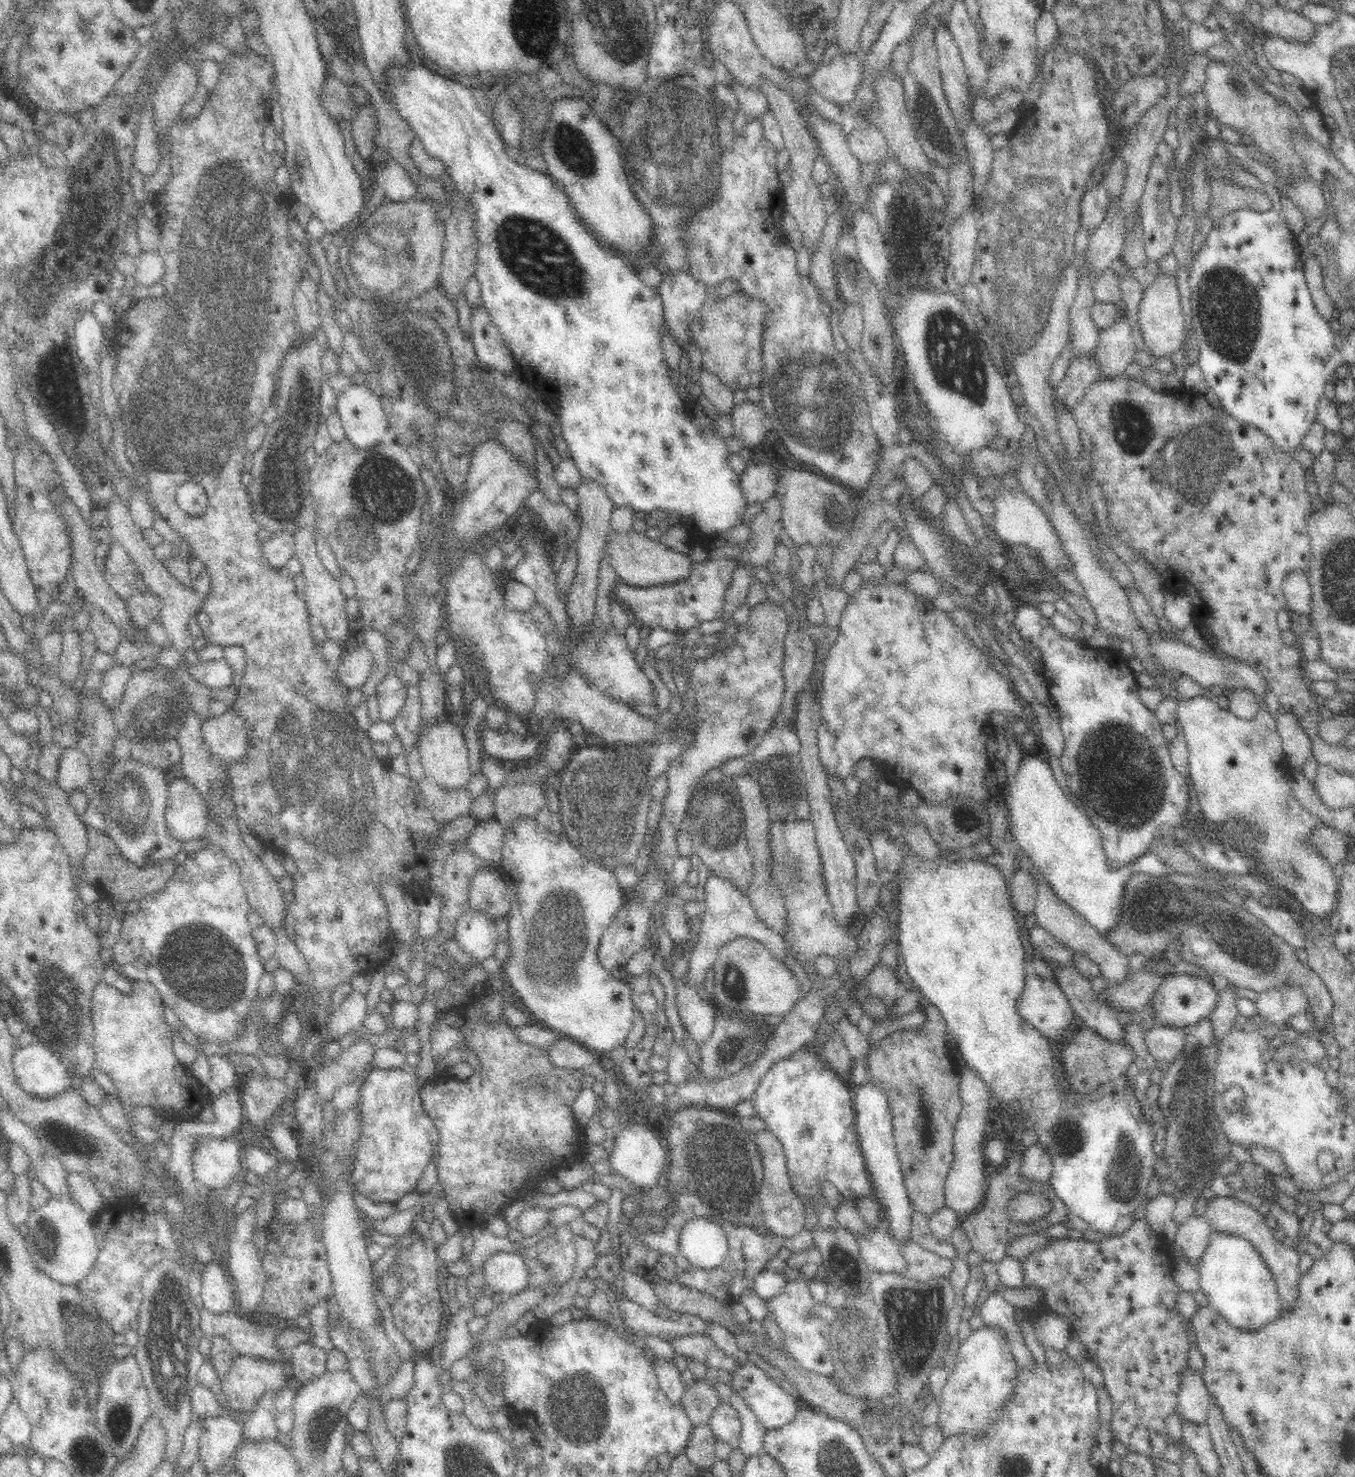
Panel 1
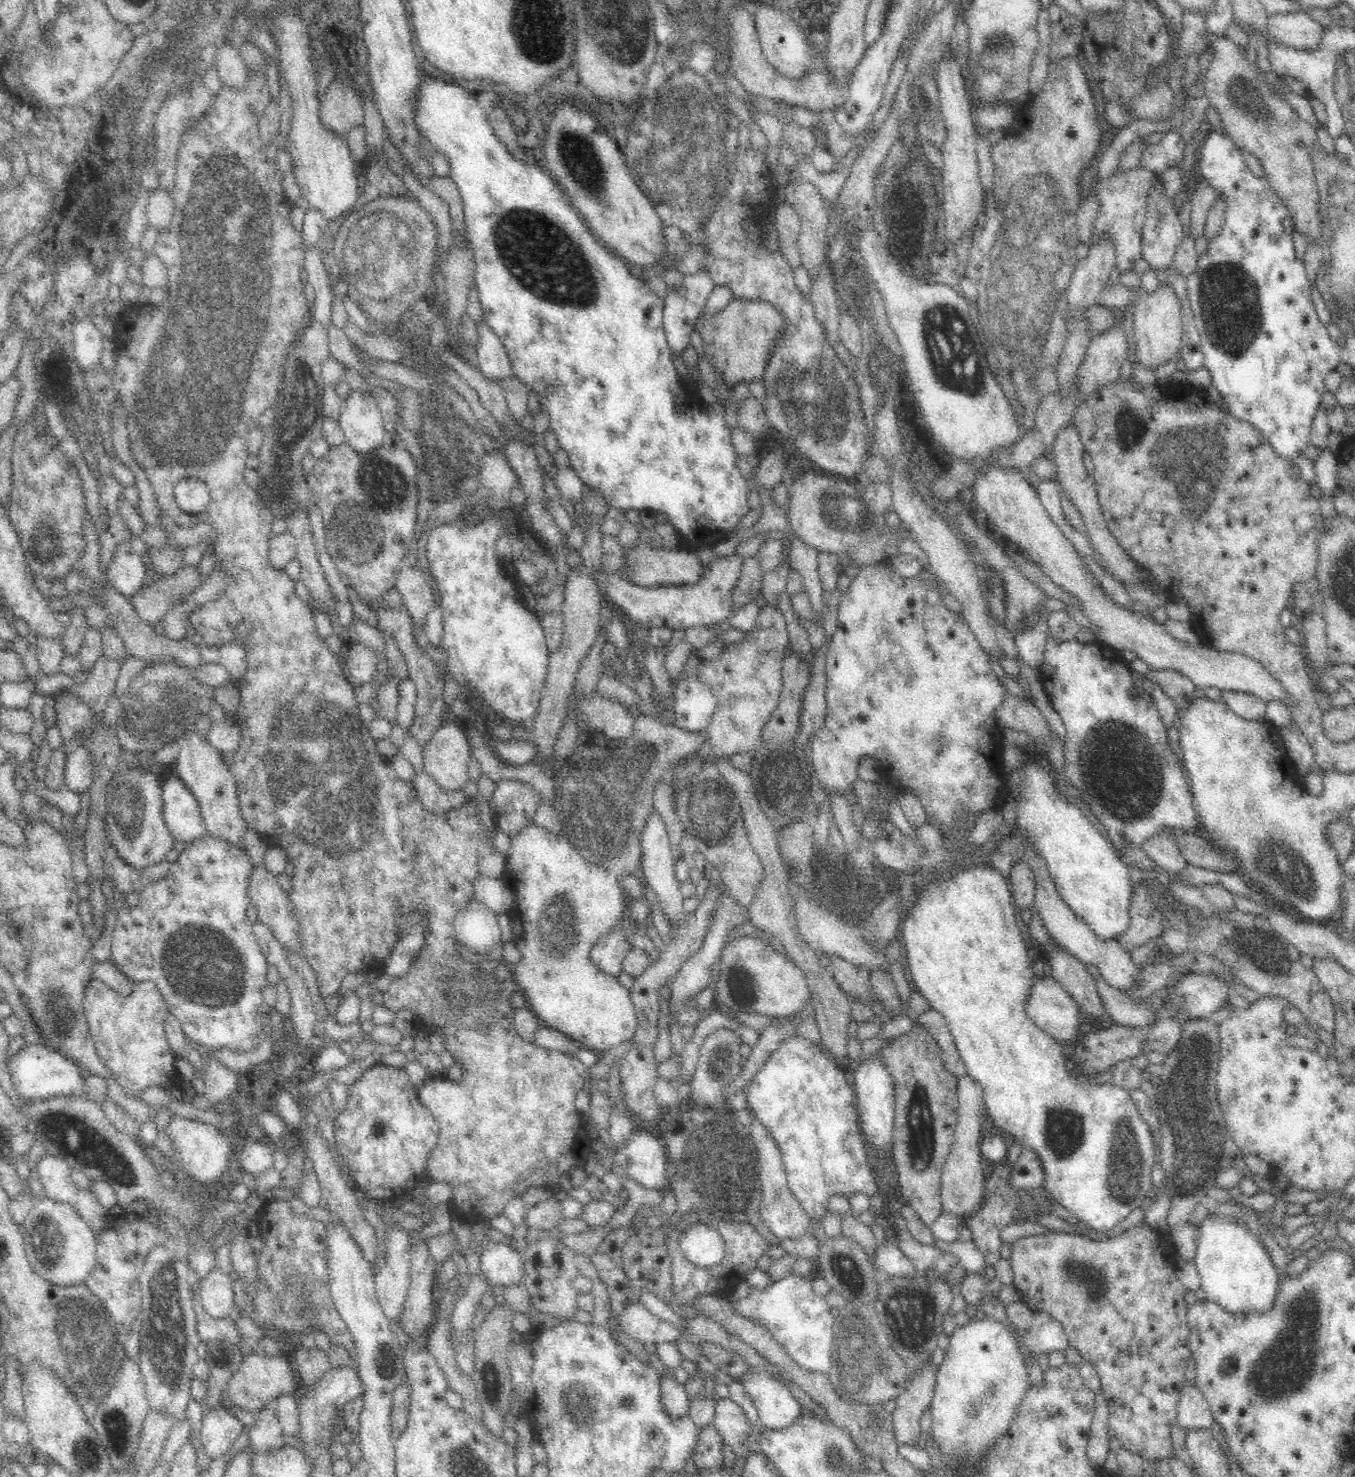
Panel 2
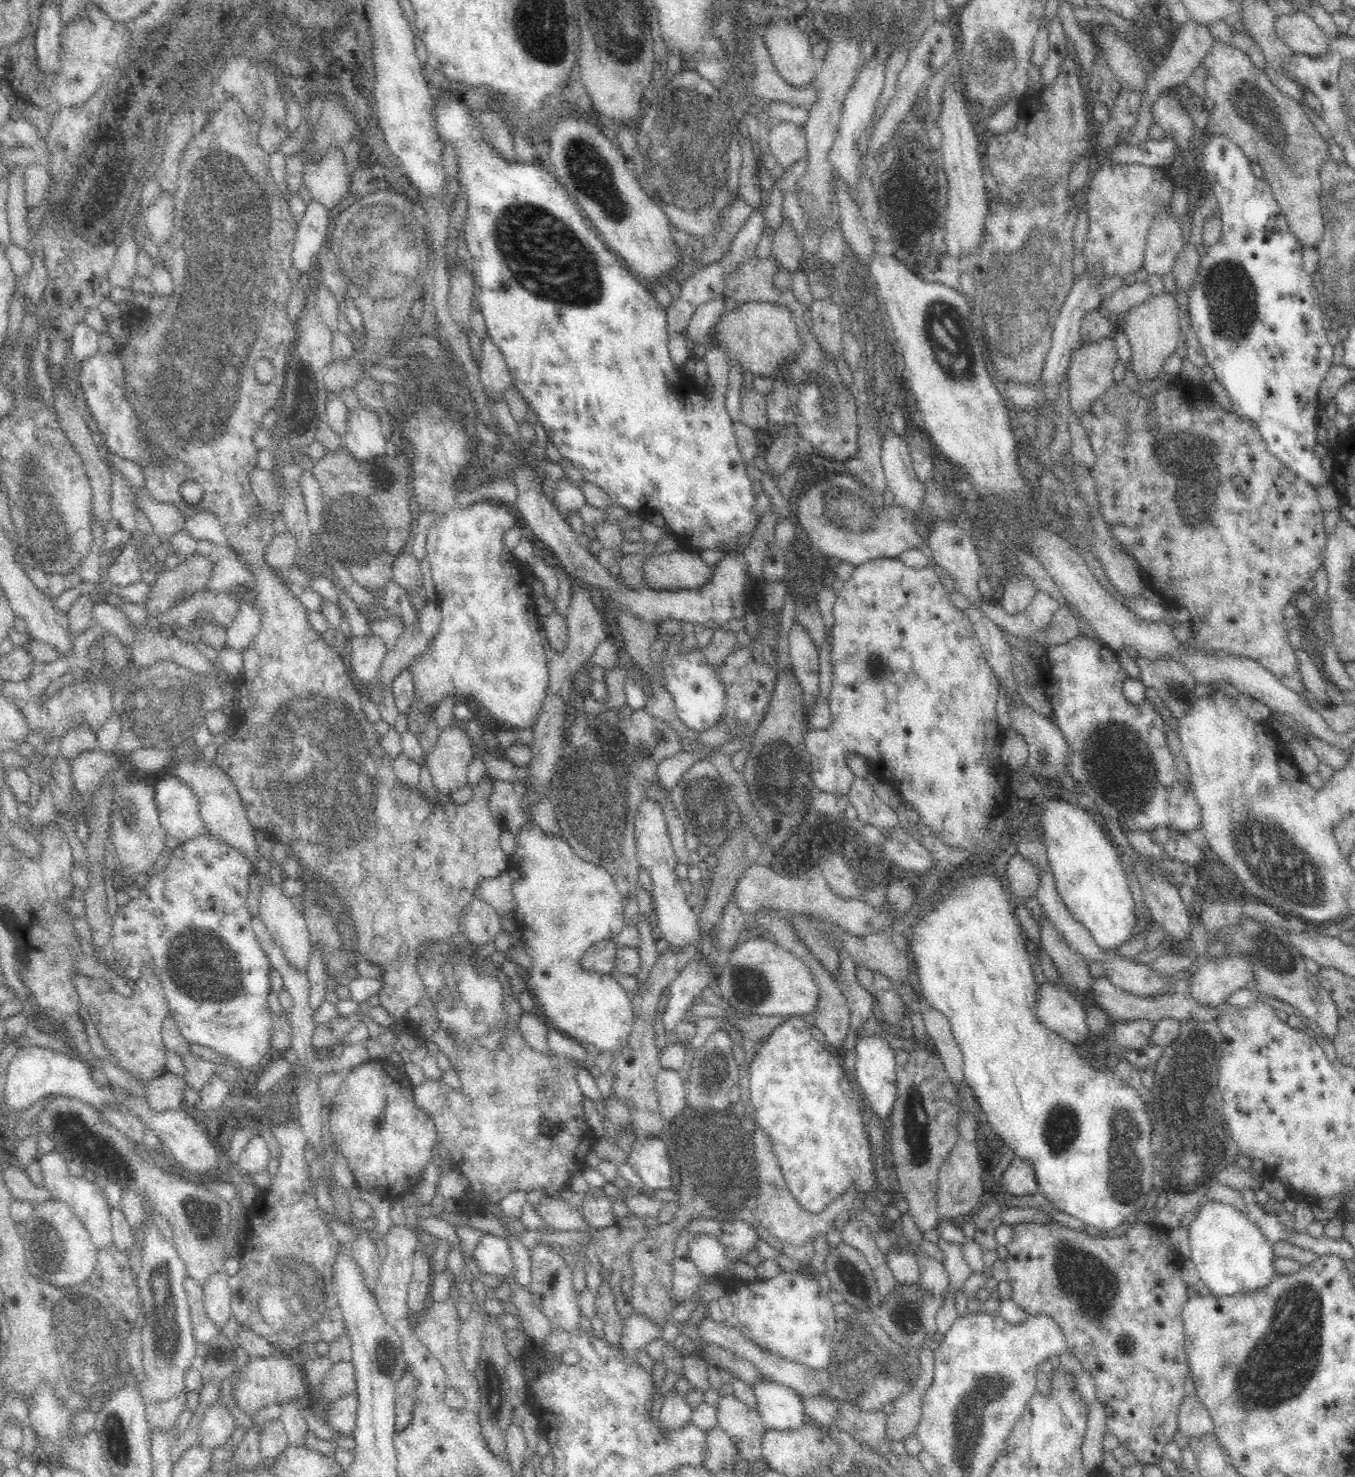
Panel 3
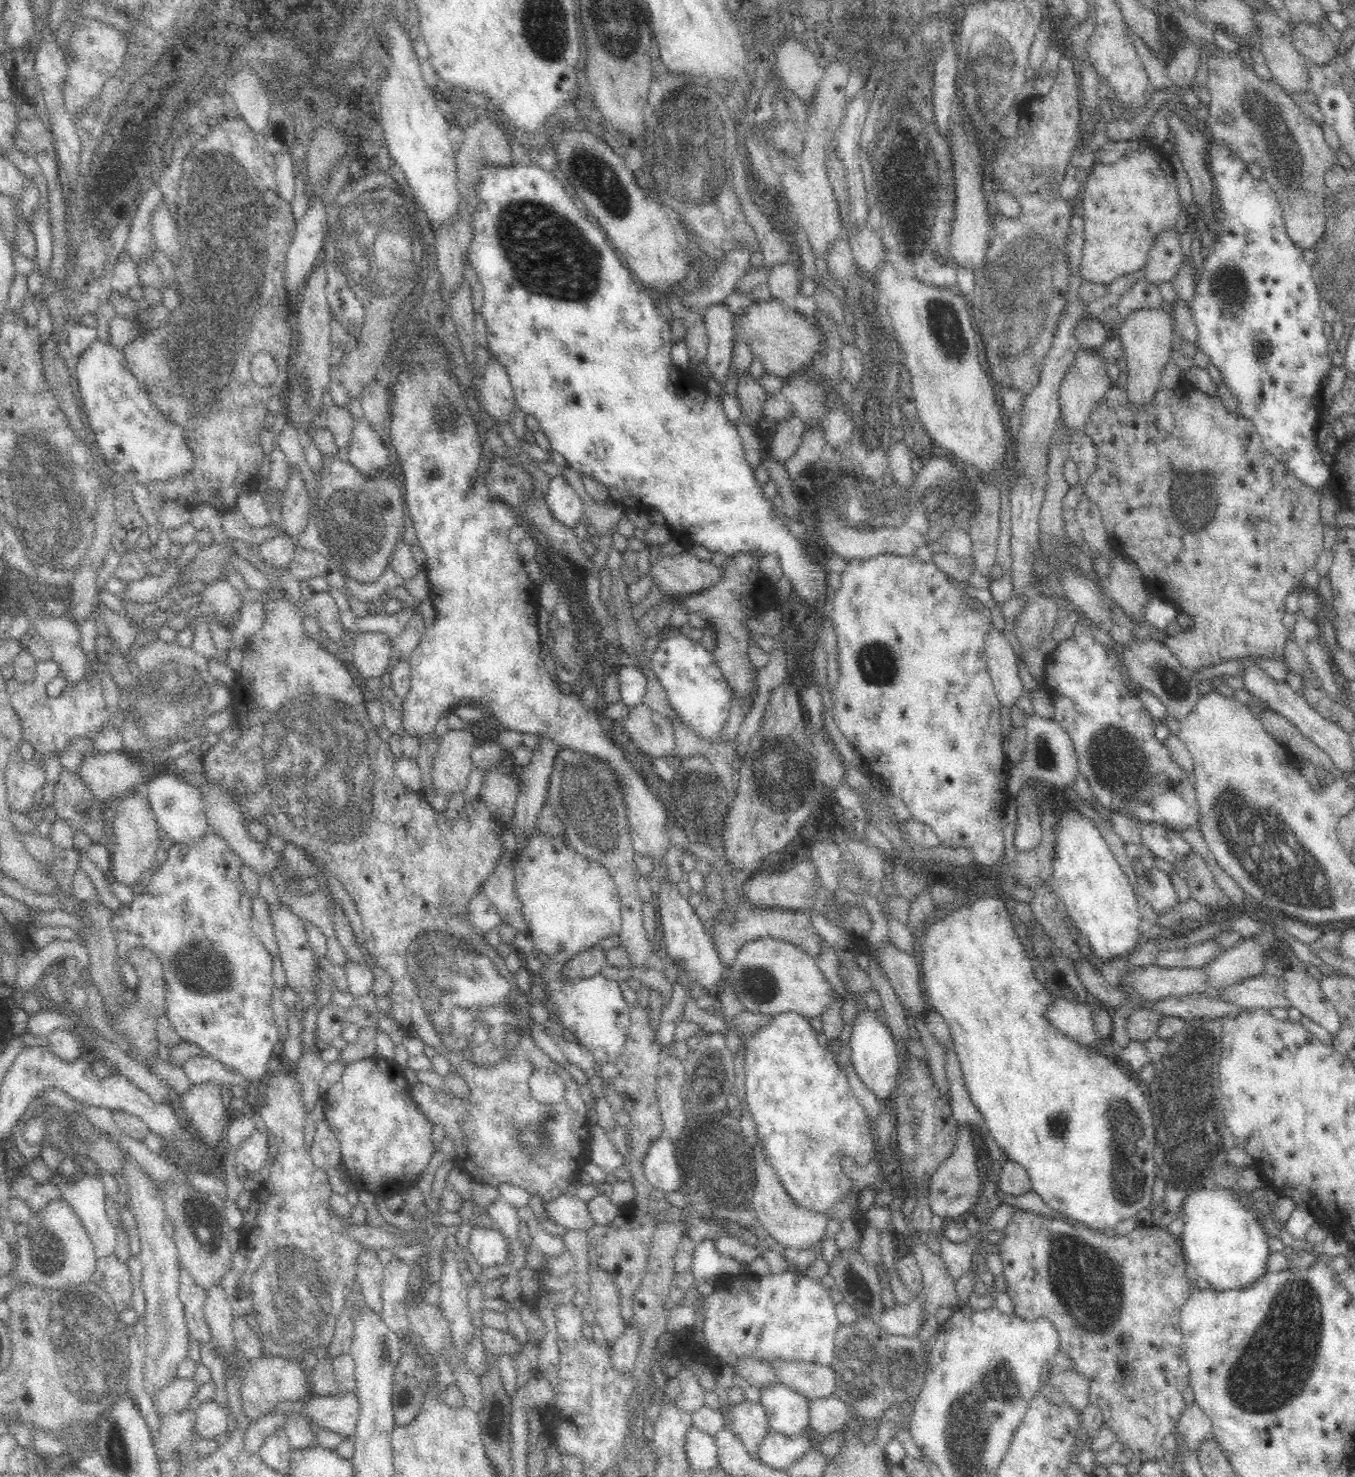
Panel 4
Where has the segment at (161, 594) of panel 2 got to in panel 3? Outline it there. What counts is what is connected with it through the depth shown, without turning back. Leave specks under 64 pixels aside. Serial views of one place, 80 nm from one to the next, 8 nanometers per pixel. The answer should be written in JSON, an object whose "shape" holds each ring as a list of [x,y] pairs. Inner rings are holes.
{"shape":[[[196,554],[177,567],[160,573],[146,600],[140,602],[147,612],[146,620],[157,619],[194,593],[206,589],[213,572],[214,562],[210,560],[212,558],[204,559]]]}

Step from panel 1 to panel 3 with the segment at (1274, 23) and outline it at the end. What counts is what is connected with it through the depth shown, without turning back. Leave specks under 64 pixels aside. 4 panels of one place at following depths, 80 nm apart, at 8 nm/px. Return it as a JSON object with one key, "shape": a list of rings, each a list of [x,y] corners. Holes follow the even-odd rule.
{"shape":[[[1303,12],[1281,15],[1275,21],[1276,37],[1294,53],[1322,56],[1326,52],[1329,36]]]}

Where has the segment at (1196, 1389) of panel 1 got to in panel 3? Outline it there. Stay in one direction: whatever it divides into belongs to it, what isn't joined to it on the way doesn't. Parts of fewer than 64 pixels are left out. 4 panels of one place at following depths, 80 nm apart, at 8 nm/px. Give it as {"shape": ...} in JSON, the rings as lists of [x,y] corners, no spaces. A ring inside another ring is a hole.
{"shape":[[[1196,1392],[1186,1394],[1182,1400],[1177,1425],[1179,1426],[1178,1431],[1186,1439],[1213,1432],[1212,1416],[1208,1413],[1208,1409],[1206,1409],[1206,1405],[1202,1403],[1202,1400],[1198,1399]]]}

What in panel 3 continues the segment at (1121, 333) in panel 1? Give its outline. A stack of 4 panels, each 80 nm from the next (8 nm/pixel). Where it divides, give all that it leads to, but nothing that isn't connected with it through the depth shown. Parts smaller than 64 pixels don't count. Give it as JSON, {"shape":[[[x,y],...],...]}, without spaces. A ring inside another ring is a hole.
{"shape":[[[1111,333],[1096,342],[1085,343],[1084,346],[1073,356],[1069,368],[1069,403],[1074,416],[1080,417],[1086,413],[1101,394],[1104,394],[1115,382],[1113,379],[1114,368],[1121,362],[1114,339],[1116,333]]]}

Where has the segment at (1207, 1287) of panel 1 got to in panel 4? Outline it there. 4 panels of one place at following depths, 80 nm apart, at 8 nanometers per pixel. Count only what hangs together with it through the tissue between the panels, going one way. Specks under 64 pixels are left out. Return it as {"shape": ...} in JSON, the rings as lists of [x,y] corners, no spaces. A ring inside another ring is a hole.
{"shape":[[[1211,1184],[1202,1190],[1192,1190],[1185,1198],[1181,1217],[1183,1218],[1181,1246],[1183,1246],[1184,1260],[1186,1264],[1192,1265],[1197,1270],[1198,1276],[1204,1278],[1214,1291],[1246,1288],[1267,1273],[1268,1256],[1271,1252],[1268,1244],[1269,1238],[1252,1212],[1242,1207],[1240,1201],[1236,1201],[1227,1190],[1216,1188]]]}

